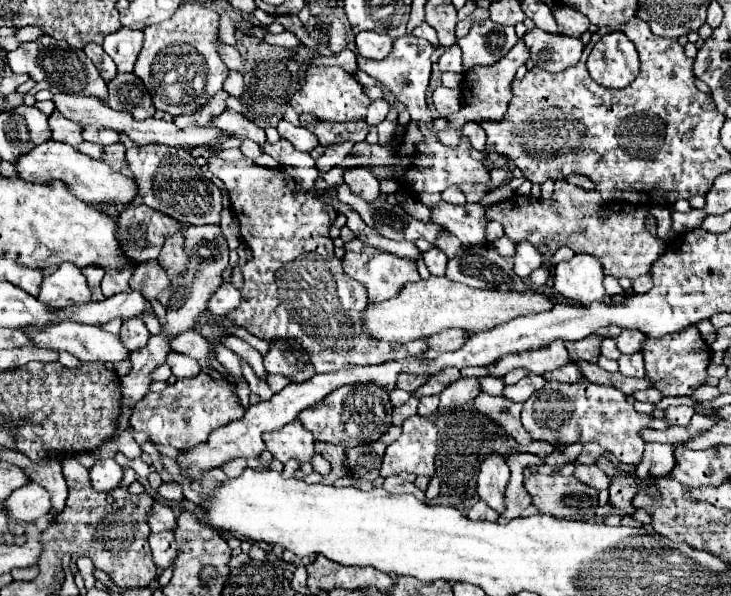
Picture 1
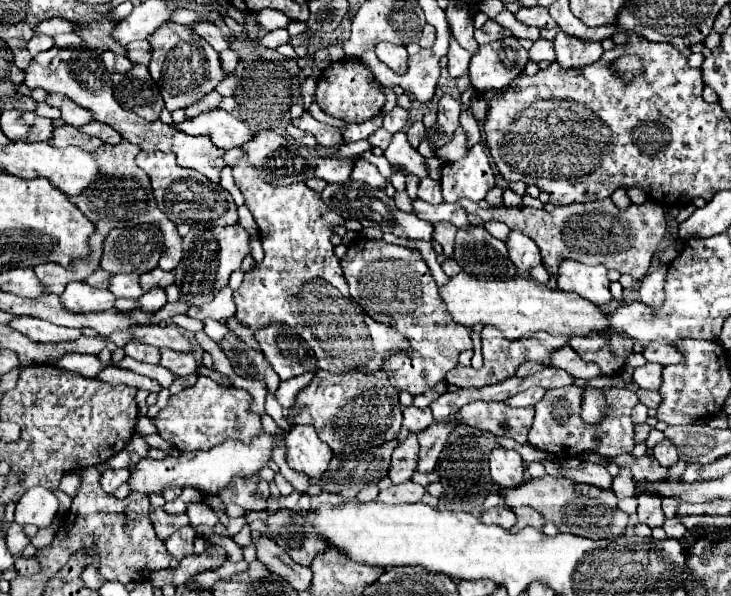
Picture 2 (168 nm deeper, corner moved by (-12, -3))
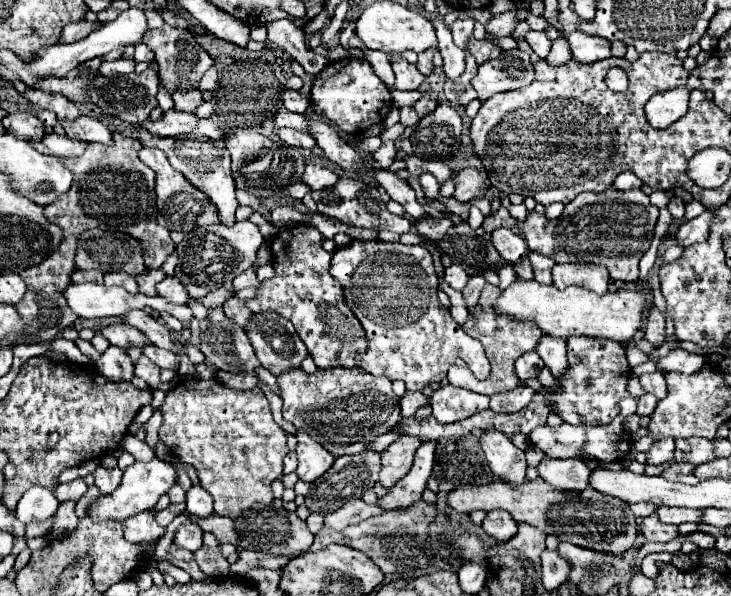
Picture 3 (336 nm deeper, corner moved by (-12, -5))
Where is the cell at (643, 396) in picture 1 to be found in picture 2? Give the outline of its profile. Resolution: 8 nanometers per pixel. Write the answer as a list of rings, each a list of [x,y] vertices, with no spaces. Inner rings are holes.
[[[640,388],[636,394],[638,394],[640,402],[642,402],[644,406],[648,406],[648,408],[658,408],[660,402],[662,402],[662,398],[660,398],[658,392],[650,392],[650,390],[642,390],[642,388]]]

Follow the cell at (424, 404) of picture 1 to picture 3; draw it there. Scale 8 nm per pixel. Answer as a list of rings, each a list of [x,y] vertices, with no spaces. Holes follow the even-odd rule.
[[[450,384],[436,390],[430,398],[432,414],[440,424],[458,422],[480,410],[486,410],[488,402],[490,402],[490,398],[484,394],[476,394],[476,392],[456,388]]]

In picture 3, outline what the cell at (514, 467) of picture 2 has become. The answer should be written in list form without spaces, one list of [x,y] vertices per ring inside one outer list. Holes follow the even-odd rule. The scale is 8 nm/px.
[[[484,430],[484,436],[480,438],[482,450],[486,454],[490,470],[500,476],[504,482],[512,486],[520,486],[526,478],[526,460],[524,452],[512,444],[510,438],[506,438],[502,432],[496,430]]]

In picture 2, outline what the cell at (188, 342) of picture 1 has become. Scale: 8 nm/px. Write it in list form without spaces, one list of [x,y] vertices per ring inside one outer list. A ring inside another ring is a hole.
[[[138,326],[132,334],[132,340],[142,342],[142,344],[150,344],[156,348],[170,348],[176,352],[192,352],[190,350],[190,342],[182,336],[178,326]]]

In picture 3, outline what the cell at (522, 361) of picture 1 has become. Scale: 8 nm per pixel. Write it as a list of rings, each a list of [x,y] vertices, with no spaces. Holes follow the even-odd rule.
[[[486,284],[486,288],[482,290],[482,296],[476,304],[476,312],[474,316],[468,318],[468,322],[464,324],[464,332],[470,334],[472,338],[478,338],[486,350],[488,360],[492,362],[492,372],[490,376],[482,382],[482,394],[498,394],[498,392],[508,392],[512,388],[516,388],[520,384],[520,380],[515,373],[514,363],[516,358],[520,358],[524,352],[530,352],[536,348],[536,344],[542,338],[542,332],[530,324],[530,322],[516,322],[510,320],[508,316],[496,316],[496,312],[492,312],[492,302],[500,296],[500,288]]]

